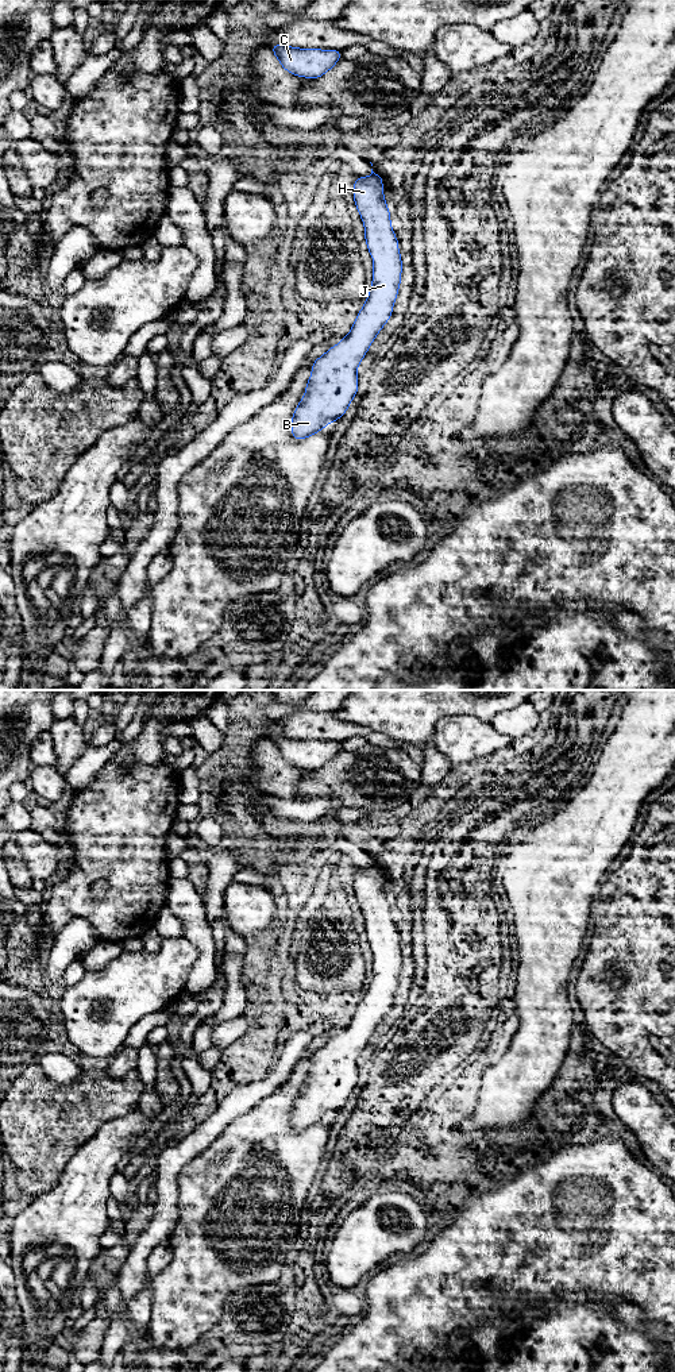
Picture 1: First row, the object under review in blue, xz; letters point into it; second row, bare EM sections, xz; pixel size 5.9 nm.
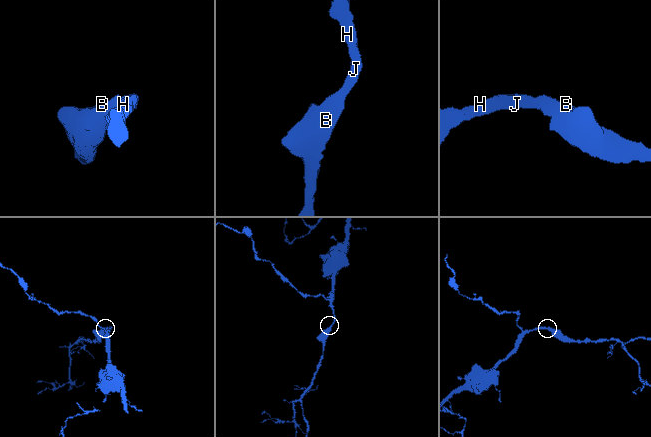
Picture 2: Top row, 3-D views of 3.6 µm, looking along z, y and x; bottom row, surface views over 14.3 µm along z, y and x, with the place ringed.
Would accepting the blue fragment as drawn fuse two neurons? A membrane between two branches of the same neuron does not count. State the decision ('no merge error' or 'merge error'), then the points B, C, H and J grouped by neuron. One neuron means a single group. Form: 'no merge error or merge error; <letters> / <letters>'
no merge error; B C H J

